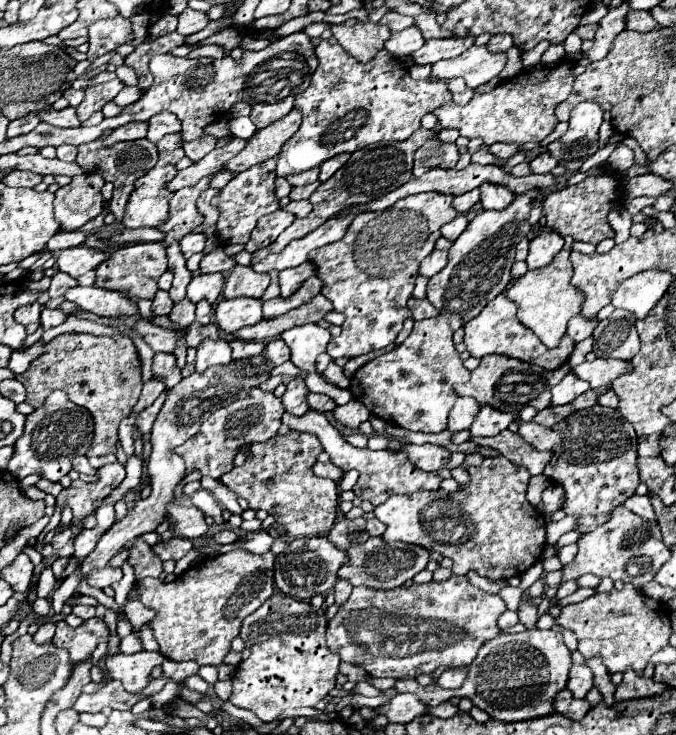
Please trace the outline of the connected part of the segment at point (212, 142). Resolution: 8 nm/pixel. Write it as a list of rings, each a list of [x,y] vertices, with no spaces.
[[[204,135],[204,137],[196,139],[196,141],[190,141],[190,143],[184,143],[184,145],[182,145],[184,153],[186,153],[192,161],[200,161],[200,159],[202,159],[204,155],[208,155],[214,147],[216,147],[216,137],[208,137],[208,135]]]

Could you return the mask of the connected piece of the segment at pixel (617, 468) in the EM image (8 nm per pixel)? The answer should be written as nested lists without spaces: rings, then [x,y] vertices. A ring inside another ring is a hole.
[[[594,405],[592,409],[582,409],[578,413],[572,413],[566,417],[566,421],[556,423],[554,427],[542,427],[538,423],[524,423],[520,417],[516,417],[516,423],[522,429],[522,437],[536,447],[538,451],[550,451],[552,459],[544,469],[544,475],[558,481],[566,491],[564,511],[568,515],[578,515],[578,531],[586,533],[596,529],[598,525],[606,523],[612,517],[612,509],[622,505],[628,497],[634,495],[640,477],[638,477],[638,465],[636,465],[636,431],[634,427],[622,417],[618,409]]]

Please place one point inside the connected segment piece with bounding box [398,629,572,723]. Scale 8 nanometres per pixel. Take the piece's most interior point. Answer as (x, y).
(516, 676)

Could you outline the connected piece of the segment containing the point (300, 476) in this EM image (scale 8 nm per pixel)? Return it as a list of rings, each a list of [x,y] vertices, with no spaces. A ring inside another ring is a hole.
[[[290,431],[286,435],[276,435],[270,441],[254,443],[250,447],[252,457],[244,465],[234,467],[230,473],[222,475],[220,481],[230,487],[236,495],[242,495],[250,509],[264,509],[278,515],[276,523],[288,537],[312,537],[324,535],[336,519],[338,505],[338,485],[330,479],[320,479],[312,473],[316,457],[322,453],[318,437],[310,433]],[[272,479],[270,485],[266,481]]]

